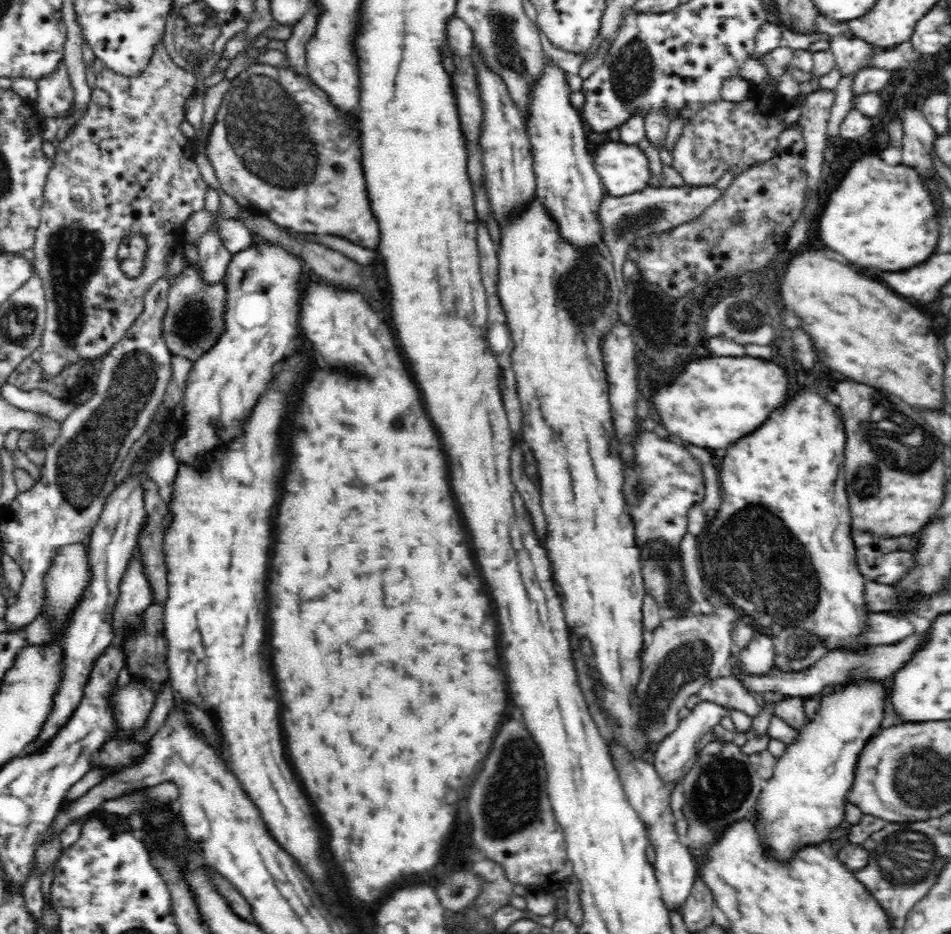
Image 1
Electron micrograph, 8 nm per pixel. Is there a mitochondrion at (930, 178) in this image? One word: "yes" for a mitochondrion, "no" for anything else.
no

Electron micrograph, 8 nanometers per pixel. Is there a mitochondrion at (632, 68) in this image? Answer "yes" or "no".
yes

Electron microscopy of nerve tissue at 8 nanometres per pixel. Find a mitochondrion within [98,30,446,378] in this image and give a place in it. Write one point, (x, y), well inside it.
(270, 131)

